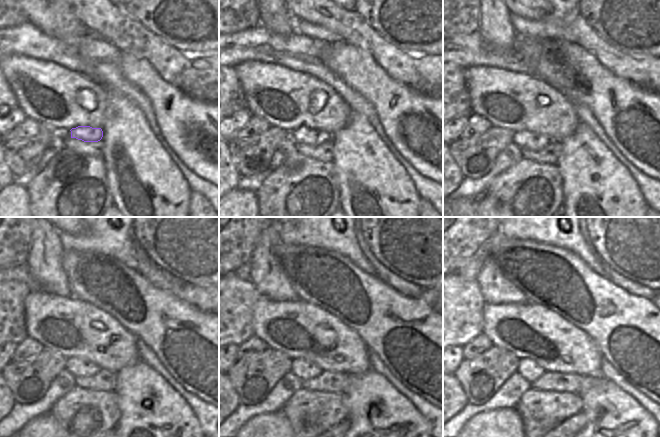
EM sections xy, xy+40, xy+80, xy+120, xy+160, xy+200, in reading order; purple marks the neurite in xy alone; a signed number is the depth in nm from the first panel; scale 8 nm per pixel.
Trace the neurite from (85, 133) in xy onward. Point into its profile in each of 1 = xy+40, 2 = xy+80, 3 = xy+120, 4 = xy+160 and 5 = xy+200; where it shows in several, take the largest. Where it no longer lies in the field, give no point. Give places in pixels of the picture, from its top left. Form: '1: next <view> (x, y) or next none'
1: next xy+40 (304, 135)
2: next xy+80 (529, 140)
3: next xy+120 (80, 368)
4: next xy+160 (304, 369)
5: next xy+200 (530, 370)

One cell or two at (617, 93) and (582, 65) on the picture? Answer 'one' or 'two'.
one

